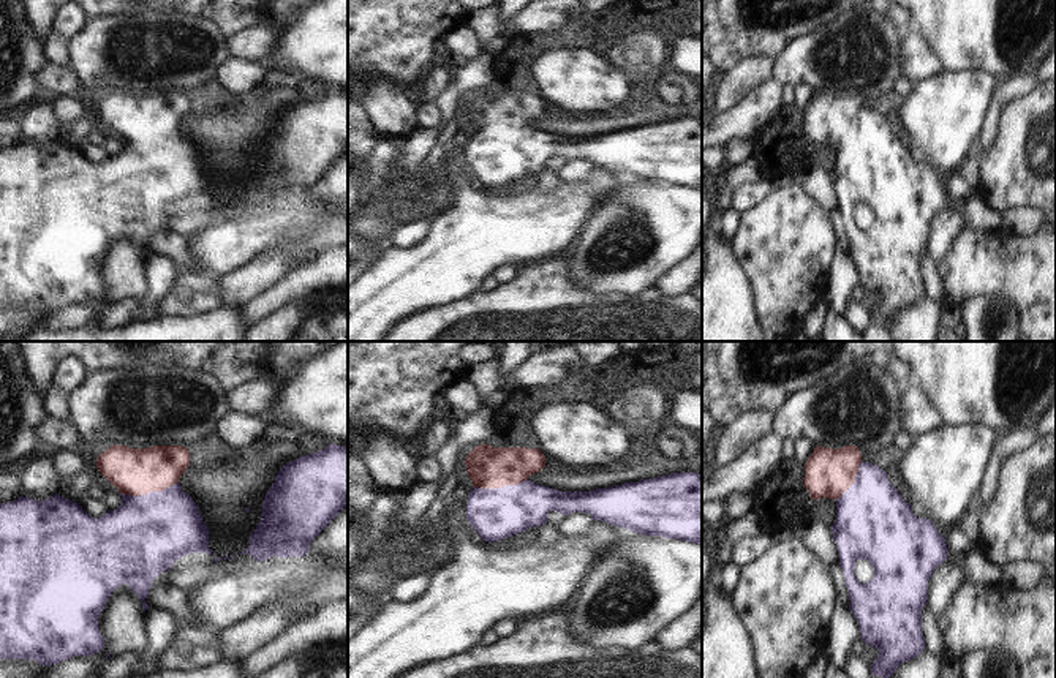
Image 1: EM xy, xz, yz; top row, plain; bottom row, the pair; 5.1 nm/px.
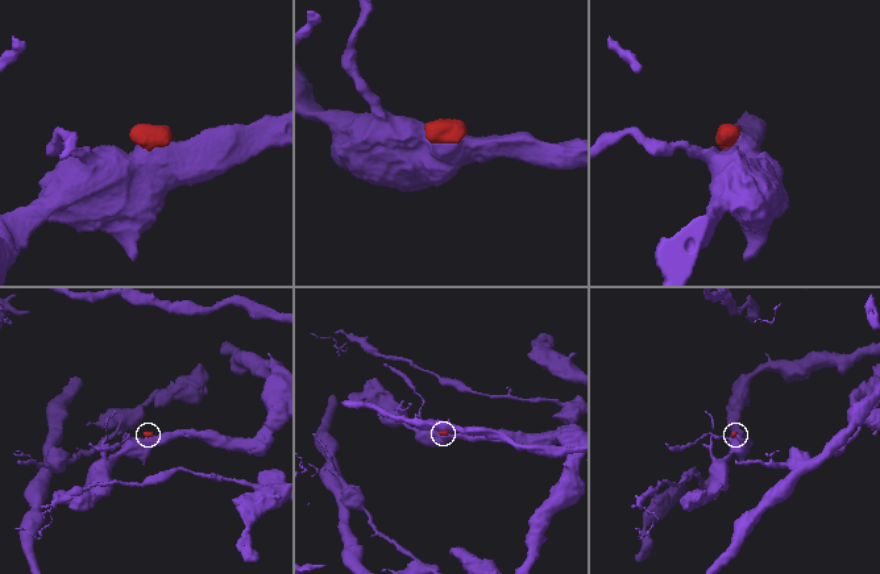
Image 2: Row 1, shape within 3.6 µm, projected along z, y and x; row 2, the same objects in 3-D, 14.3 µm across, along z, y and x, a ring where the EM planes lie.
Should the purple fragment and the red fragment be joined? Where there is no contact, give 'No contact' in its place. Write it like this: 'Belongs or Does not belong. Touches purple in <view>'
Belongs. Touches purple in xy.

